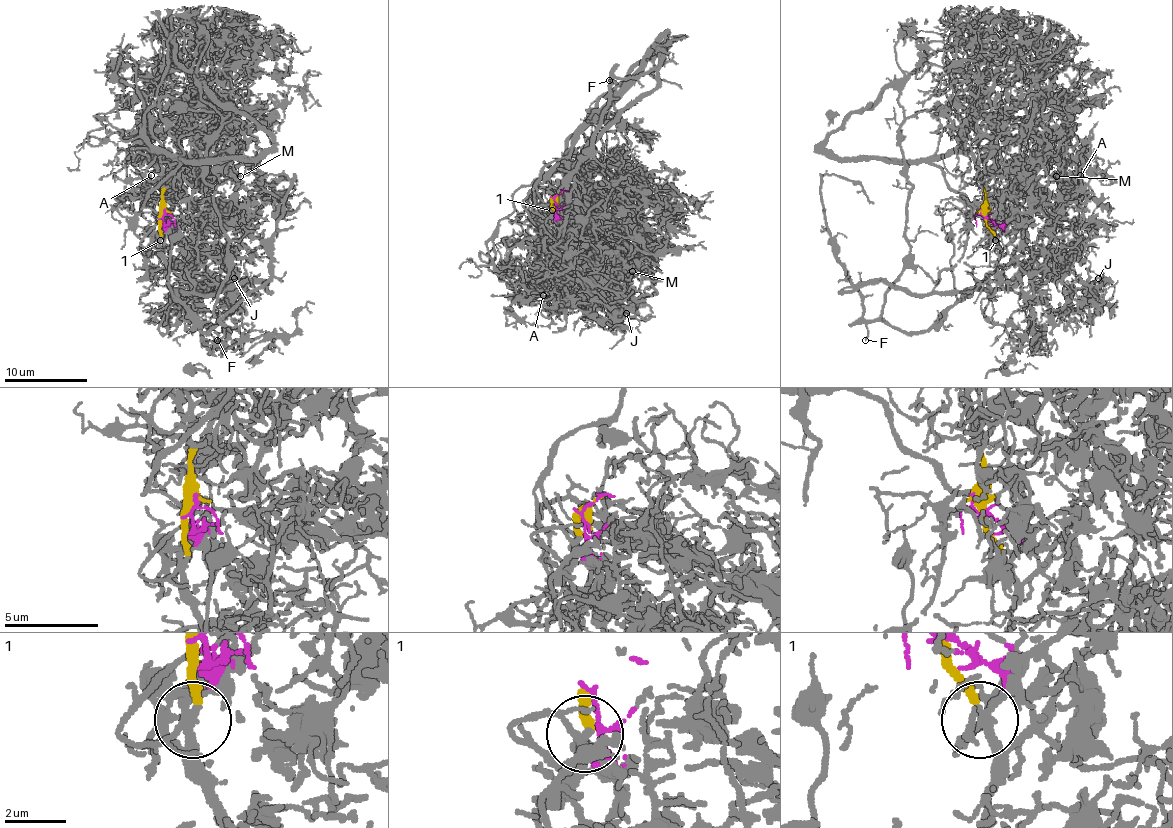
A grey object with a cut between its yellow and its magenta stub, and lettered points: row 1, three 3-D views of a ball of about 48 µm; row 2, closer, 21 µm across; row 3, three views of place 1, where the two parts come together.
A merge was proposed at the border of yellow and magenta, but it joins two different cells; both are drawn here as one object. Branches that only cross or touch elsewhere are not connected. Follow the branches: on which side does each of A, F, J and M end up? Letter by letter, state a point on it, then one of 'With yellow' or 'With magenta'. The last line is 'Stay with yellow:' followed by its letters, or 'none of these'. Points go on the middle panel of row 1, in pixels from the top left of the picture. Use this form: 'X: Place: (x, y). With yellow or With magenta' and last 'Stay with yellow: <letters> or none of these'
A: Place: (543, 295). With magenta
F: Place: (609, 80). With yellow
J: Place: (626, 313). With magenta
M: Place: (632, 271). With magenta
Stay with yellow: F

